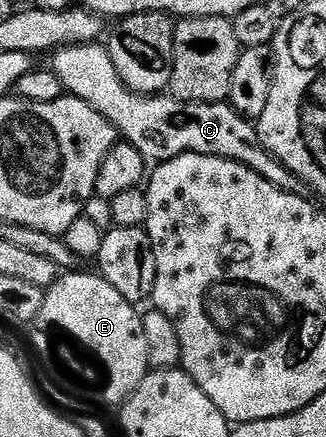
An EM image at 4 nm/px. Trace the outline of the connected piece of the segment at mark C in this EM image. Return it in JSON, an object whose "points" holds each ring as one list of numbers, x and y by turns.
{"points":[[99,42,57,48,50,53,49,60,51,71,61,78,64,89,100,112,116,133,133,145,147,161,172,160,186,152,216,156,243,164,289,194,308,195,307,183,293,175,276,156,269,154,269,150,265,150,258,127,235,111,230,103,198,104,177,100,170,94,142,96,121,80,117,66,113,66,113,58]]}

